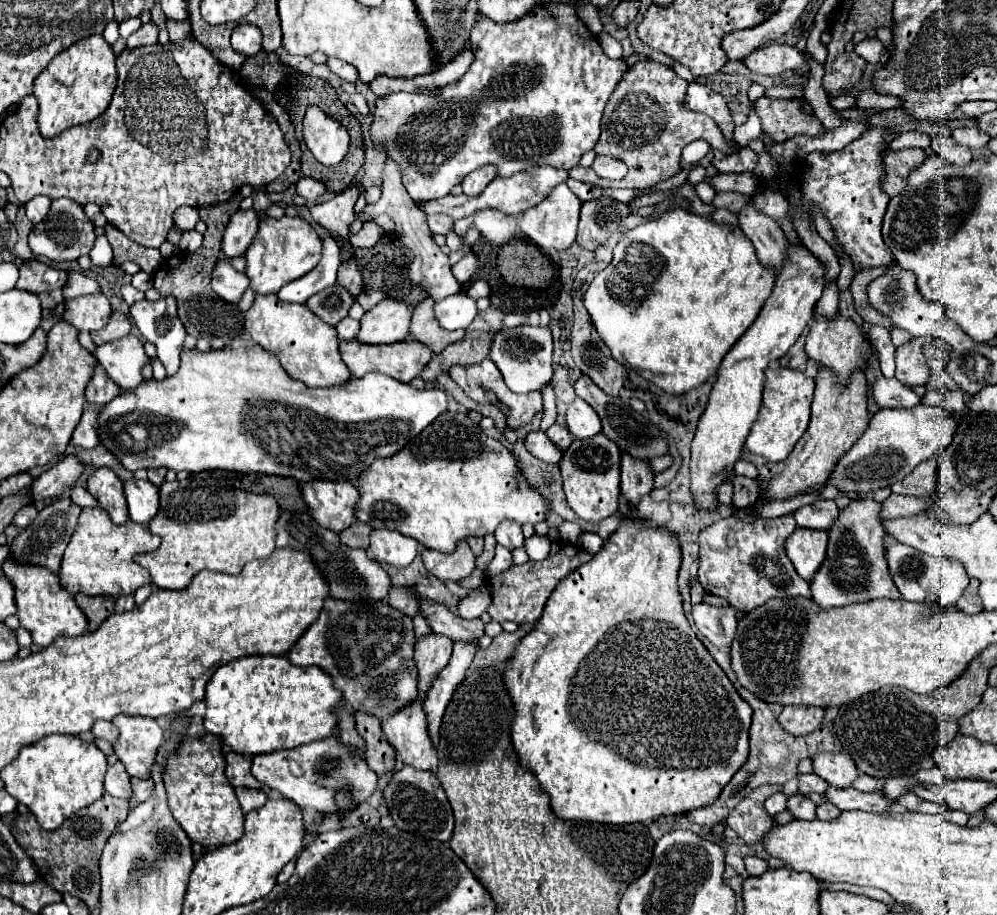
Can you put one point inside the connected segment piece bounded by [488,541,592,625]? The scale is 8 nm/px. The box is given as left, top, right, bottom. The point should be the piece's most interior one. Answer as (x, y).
(519, 595)

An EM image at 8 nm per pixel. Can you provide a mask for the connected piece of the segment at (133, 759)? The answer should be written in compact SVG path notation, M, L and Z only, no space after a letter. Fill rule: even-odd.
M118 715L112 723L120 729L120 739L114 743L118 761L126 767L130 777L148 779L164 741L162 729L154 719L132 715Z

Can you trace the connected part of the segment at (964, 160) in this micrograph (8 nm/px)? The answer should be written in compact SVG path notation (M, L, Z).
M936 135L932 139L932 147L934 151L946 159L948 163L954 163L954 165L968 165L972 161L972 153L966 149L966 147L960 147L956 145L956 141L952 141L950 135Z

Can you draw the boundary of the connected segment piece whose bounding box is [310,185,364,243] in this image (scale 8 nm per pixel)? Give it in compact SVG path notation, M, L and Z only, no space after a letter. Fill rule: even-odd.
M352 185L346 191L342 191L340 195L332 197L330 201L322 201L322 203L312 205L310 207L312 219L316 223L320 223L330 233L330 237L350 243L350 225L356 219L354 203L362 195L362 191L364 189Z

